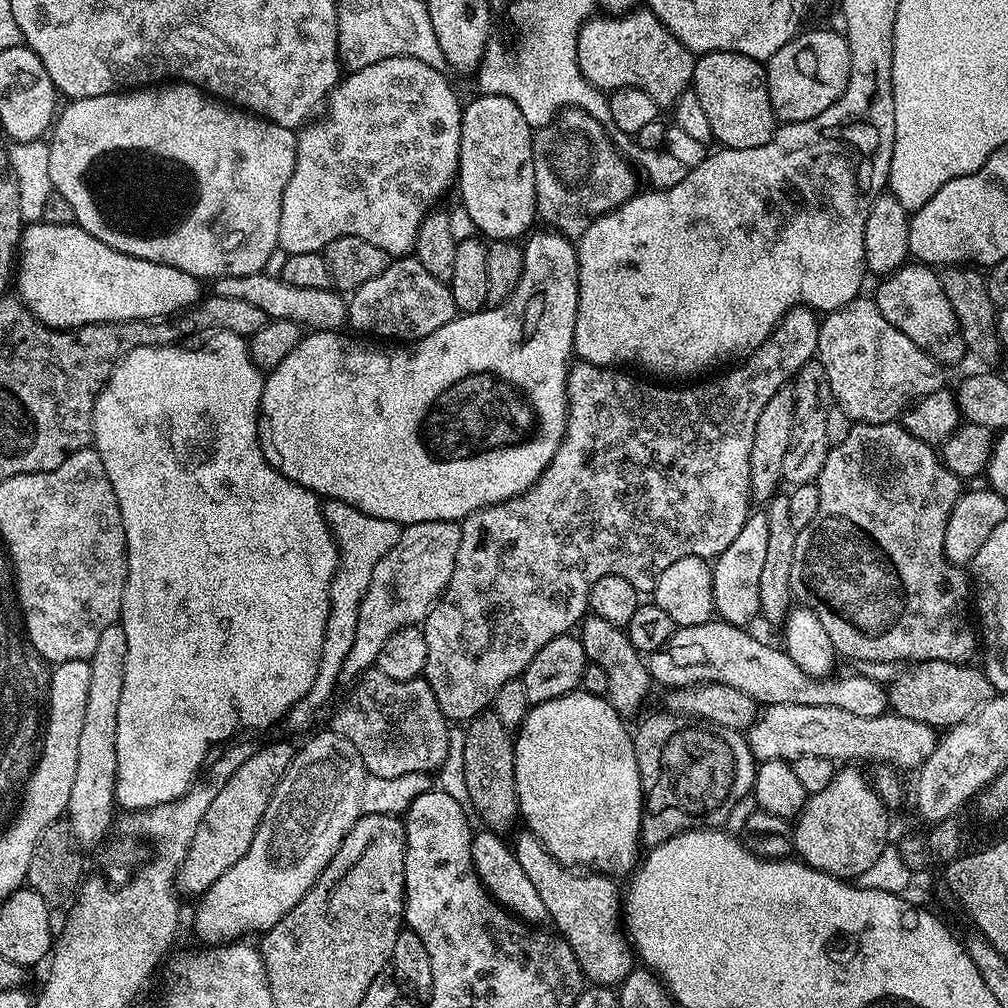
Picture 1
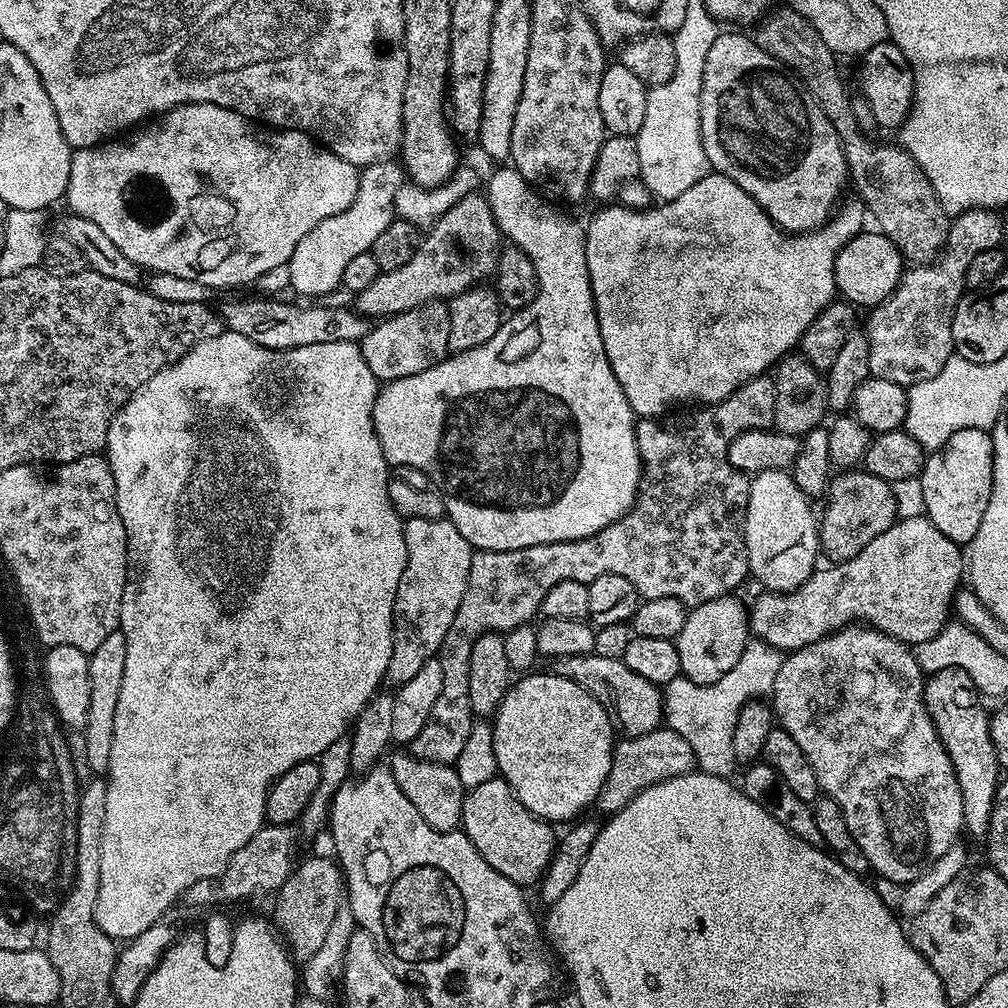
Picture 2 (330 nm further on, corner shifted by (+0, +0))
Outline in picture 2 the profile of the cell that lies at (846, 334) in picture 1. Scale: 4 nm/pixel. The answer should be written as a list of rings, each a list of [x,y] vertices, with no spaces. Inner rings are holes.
[[[975,208],[966,210],[961,216],[955,217],[949,223],[948,237],[939,257],[930,264],[917,264],[909,267],[900,277],[896,289],[881,304],[877,304],[867,313],[868,357],[870,358],[870,373],[873,377],[903,386],[911,386],[920,380],[934,378],[934,374],[938,374],[938,370],[946,366],[948,359],[954,355],[952,323],[954,322],[954,310],[966,291],[964,275],[972,259],[977,254],[982,254],[982,250],[1001,247],[1000,239],[1004,236],[1004,224],[1000,221],[1000,215],[999,211],[990,208]]]

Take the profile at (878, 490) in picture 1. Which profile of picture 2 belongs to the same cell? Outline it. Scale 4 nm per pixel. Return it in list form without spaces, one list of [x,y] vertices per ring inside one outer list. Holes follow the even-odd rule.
[[[844,470],[831,477],[826,493],[828,505],[824,508],[824,516],[819,521],[820,547],[829,561],[837,562],[854,558],[864,546],[869,545],[878,534],[890,527],[898,519],[892,485],[888,481],[872,476],[863,470]]]

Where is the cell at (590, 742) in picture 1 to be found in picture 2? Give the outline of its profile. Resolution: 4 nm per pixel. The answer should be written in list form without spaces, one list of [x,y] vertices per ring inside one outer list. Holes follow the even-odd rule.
[[[521,675],[509,687],[491,721],[496,770],[499,779],[508,783],[510,790],[518,798],[518,802],[526,806],[526,810],[549,822],[568,819],[571,821],[581,815],[579,812],[583,808],[591,809],[595,805],[606,782],[606,774],[610,774],[614,721],[608,717],[604,707],[582,686],[574,686],[574,682],[561,676],[532,675]]]

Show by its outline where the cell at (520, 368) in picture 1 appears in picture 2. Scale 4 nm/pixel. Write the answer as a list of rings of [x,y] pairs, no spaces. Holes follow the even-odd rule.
[[[500,166],[492,177],[487,177],[486,195],[488,197],[488,205],[496,219],[496,225],[499,226],[501,233],[505,237],[508,236],[515,247],[520,248],[530,258],[530,262],[534,262],[534,270],[538,274],[538,290],[534,302],[530,302],[530,306],[515,309],[511,313],[512,316],[503,321],[498,330],[498,334],[494,334],[494,338],[490,338],[490,342],[482,342],[482,346],[474,346],[474,350],[466,350],[449,354],[443,360],[439,360],[434,366],[430,366],[430,370],[422,370],[422,374],[410,374],[410,378],[398,378],[397,380],[387,381],[381,387],[380,393],[376,396],[374,402],[374,410],[372,411],[372,421],[374,422],[374,430],[378,434],[378,442],[382,446],[382,454],[389,462],[389,465],[395,466],[397,469],[413,468],[418,470],[422,475],[428,477],[433,488],[440,491],[440,497],[444,499],[444,510],[447,519],[451,520],[454,526],[458,526],[458,534],[462,534],[462,538],[466,538],[466,542],[472,544],[473,549],[481,552],[501,552],[502,550],[522,550],[526,546],[542,546],[543,544],[557,544],[558,542],[570,542],[571,540],[585,540],[587,536],[593,536],[595,532],[600,532],[606,526],[610,526],[618,518],[622,518],[632,508],[632,504],[636,501],[636,494],[640,490],[640,455],[638,454],[638,442],[636,441],[636,421],[638,419],[635,412],[632,411],[630,402],[626,402],[626,394],[622,394],[622,386],[618,386],[618,378],[614,378],[614,370],[610,370],[610,362],[606,358],[606,346],[602,346],[602,334],[598,326],[598,318],[596,317],[596,307],[594,306],[594,294],[590,286],[590,270],[586,266],[586,246],[584,245],[585,229],[582,224],[576,220],[571,220],[564,212],[559,212],[555,203],[549,202],[541,193],[537,192],[532,185],[526,182],[526,178],[522,178],[522,174],[518,174],[518,170],[511,166]]]

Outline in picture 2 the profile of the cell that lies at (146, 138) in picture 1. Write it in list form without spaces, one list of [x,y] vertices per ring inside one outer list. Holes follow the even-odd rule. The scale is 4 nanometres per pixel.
[[[183,104],[171,108],[159,117],[160,124],[149,123],[123,138],[113,138],[103,144],[95,144],[92,148],[78,148],[72,153],[70,162],[70,182],[66,193],[66,204],[71,211],[82,218],[90,218],[130,262],[137,264],[141,270],[149,273],[177,275],[178,278],[190,278],[191,281],[205,283],[213,290],[220,288],[236,288],[239,284],[259,281],[266,270],[274,270],[274,266],[288,263],[294,254],[294,246],[318,226],[318,222],[326,222],[326,218],[334,218],[334,214],[342,214],[354,202],[358,194],[358,182],[361,169],[357,165],[346,162],[346,158],[338,158],[323,144],[307,136],[305,132],[285,132],[269,128],[257,121],[248,120],[234,110],[226,110],[213,104]]]

